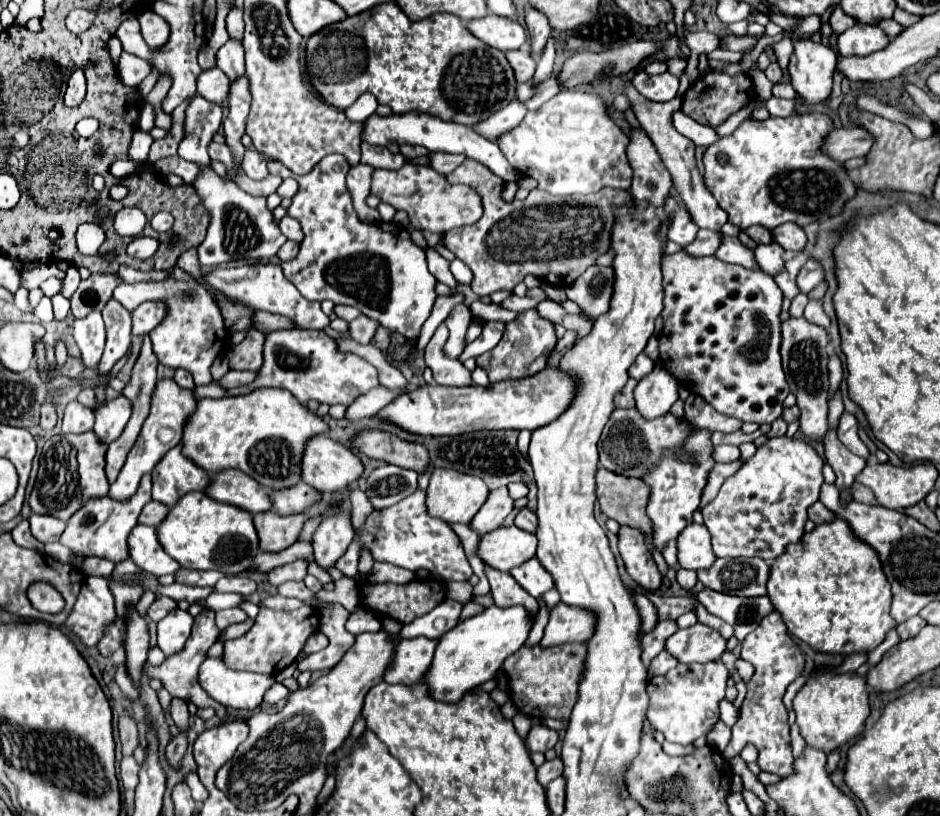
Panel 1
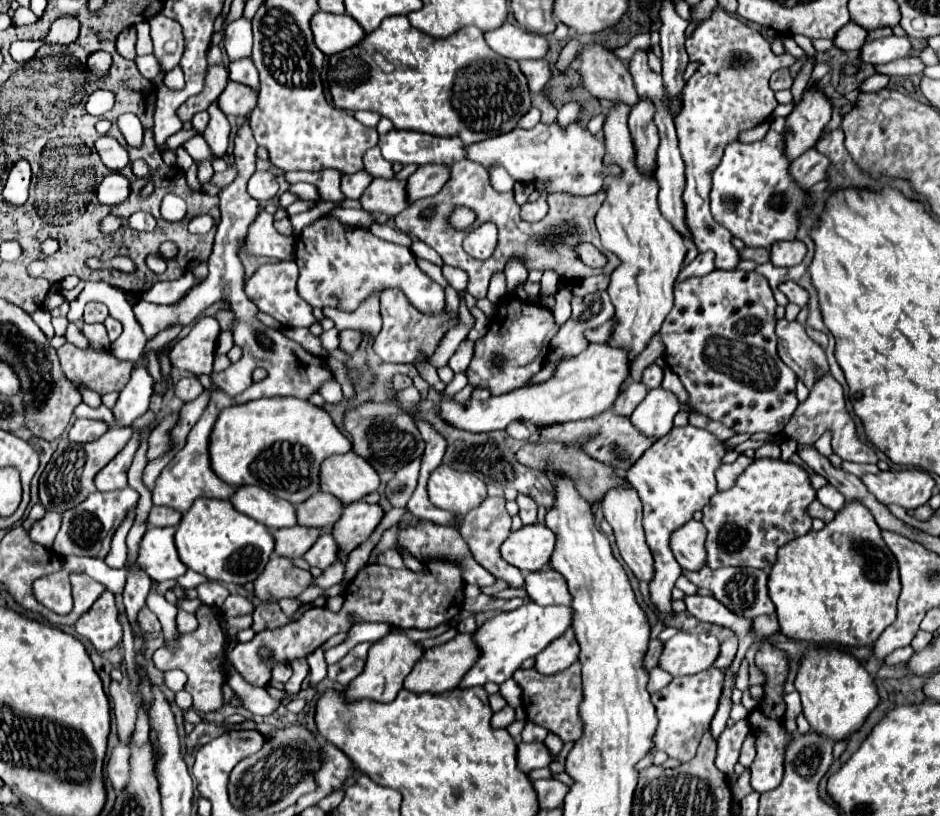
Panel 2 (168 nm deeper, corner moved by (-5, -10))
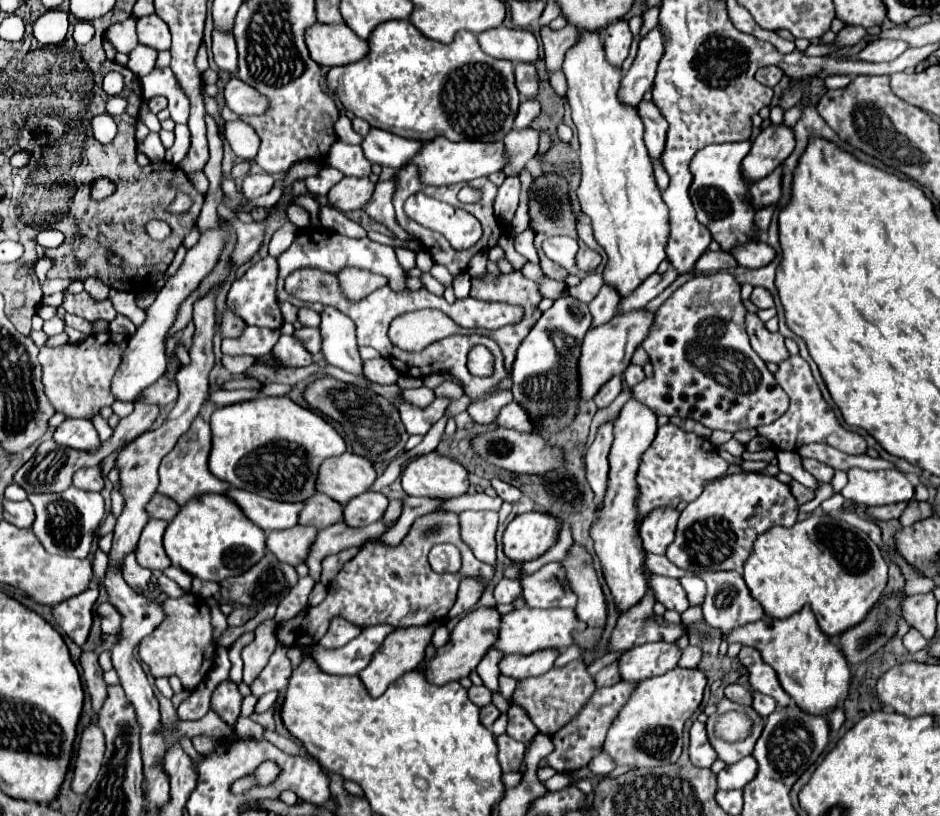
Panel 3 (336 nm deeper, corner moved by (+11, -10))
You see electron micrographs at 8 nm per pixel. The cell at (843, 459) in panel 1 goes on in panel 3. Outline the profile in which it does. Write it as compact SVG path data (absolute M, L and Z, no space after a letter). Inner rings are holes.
M808 516L796 522L792 528L772 528L754 542L754 552L744 564L744 582L750 594L762 604L764 614L770 618L790 618L798 614L804 606L810 606L820 630L826 636L840 636L846 630L858 626L874 604L884 594L888 582L888 566L880 554L880 548L868 538L866 532L850 526L840 518Z

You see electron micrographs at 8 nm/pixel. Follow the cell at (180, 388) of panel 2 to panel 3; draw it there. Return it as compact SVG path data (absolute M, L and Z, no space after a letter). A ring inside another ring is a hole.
M162 376L152 386L148 386L148 390L144 390L140 394L140 398L144 402L148 402L148 404L164 406L164 404L170 404L170 402L176 402L176 398L178 398L178 386L176 386L174 380Z

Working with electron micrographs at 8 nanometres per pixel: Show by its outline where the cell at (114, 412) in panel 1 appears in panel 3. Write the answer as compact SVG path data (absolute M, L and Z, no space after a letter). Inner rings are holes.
M224 222L218 224L216 230L210 230L210 232L204 232L198 240L198 244L194 248L190 248L186 252L186 258L182 262L182 266L178 268L178 272L168 278L168 282L164 284L164 288L158 292L158 298L156 302L148 308L146 312L146 322L136 330L134 336L130 336L128 340L128 346L126 350L122 352L122 362L112 378L112 386L110 386L110 392L114 396L114 400L120 400L120 402L134 402L140 392L144 388L148 388L152 382L156 382L164 372L166 372L166 356L164 356L164 336L168 332L168 326L172 326L174 318L176 318L176 310L178 310L178 304L192 292L196 290L198 282L214 268L216 260L218 260L218 254L222 250L222 244L224 244Z

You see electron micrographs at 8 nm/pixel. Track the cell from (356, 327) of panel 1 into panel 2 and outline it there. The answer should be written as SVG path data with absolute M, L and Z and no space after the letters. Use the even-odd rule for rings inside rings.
M342 330L340 332L340 346L338 348L342 352L352 354L358 348L360 342L362 342L362 332L360 330Z

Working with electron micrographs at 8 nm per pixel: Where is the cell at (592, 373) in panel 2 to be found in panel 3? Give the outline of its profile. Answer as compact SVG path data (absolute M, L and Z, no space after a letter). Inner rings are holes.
M646 310L626 312L624 316L622 314L614 316L604 326L588 330L588 334L586 334L584 342L582 342L582 352L580 352L580 360L578 360L578 396L580 396L582 402L592 400L598 394L598 390L612 376L624 374L624 370L630 364L630 358L632 358L634 350L648 336L648 328L652 324L652 318L654 318L654 314L650 314Z

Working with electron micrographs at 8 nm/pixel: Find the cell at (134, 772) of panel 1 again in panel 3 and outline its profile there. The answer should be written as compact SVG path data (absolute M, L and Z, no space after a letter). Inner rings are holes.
M90 724L82 732L82 740L80 740L80 750L78 750L74 780L72 780L74 792L78 794L88 792L88 788L92 786L92 782L100 772L102 758L104 758L104 734L96 724Z

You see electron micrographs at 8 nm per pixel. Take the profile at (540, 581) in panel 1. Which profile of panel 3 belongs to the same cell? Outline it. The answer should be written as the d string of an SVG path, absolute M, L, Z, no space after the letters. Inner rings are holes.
M558 562L546 564L522 578L522 596L530 608L574 608L576 596L564 588L564 572Z

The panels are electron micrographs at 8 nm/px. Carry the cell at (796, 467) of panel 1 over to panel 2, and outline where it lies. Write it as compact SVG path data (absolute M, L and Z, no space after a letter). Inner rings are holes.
M754 460L738 478L736 484L724 492L716 492L710 502L702 508L702 524L708 530L706 538L706 566L722 568L722 566L750 566L760 570L770 570L776 562L776 548L784 542L790 542L798 536L804 536L812 530L812 518L806 512L806 506L816 498L816 490L808 482L806 470L796 464L782 460Z

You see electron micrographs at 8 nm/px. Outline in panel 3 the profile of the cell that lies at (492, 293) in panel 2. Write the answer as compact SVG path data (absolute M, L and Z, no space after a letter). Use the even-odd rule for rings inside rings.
M480 250L468 264L468 274L470 278L486 278L488 270L486 270L486 264L488 264L488 252L486 250Z

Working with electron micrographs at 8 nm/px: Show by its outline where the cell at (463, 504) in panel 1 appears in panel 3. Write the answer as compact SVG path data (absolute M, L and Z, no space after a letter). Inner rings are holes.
M430 452L406 466L402 472L402 488L408 496L450 500L466 494L468 472L458 462Z

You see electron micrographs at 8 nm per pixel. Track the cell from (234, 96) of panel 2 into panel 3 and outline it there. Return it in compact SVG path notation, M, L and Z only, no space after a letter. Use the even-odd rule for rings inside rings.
M232 76L224 86L224 102L236 114L262 114L268 104L264 96L236 76Z

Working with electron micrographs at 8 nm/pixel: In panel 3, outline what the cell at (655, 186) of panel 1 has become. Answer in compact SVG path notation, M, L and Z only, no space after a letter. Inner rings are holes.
M656 26L650 30L648 36L642 38L638 56L630 70L622 76L618 98L626 106L638 108L642 96L652 88L654 76L656 76L656 66L664 54L664 38L660 34L660 28Z

